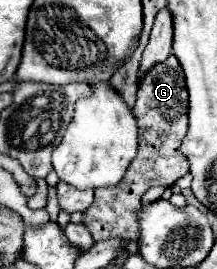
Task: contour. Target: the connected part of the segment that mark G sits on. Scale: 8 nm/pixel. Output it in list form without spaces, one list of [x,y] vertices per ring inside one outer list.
[[[175,56],[155,64],[139,84],[137,104],[133,114],[139,126],[139,150],[129,164],[121,184],[113,188],[97,188],[93,204],[83,212],[85,228],[89,228],[95,242],[107,240],[113,236],[137,240],[137,216],[141,212],[141,196],[153,186],[171,188],[181,176],[189,172],[187,158],[181,154],[179,146],[187,134],[187,88],[185,76]]]

